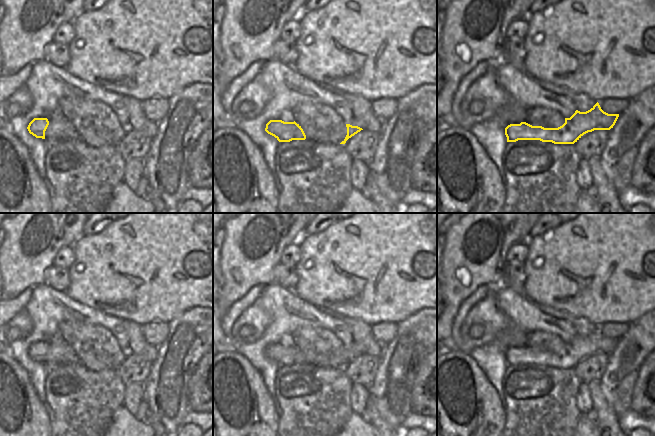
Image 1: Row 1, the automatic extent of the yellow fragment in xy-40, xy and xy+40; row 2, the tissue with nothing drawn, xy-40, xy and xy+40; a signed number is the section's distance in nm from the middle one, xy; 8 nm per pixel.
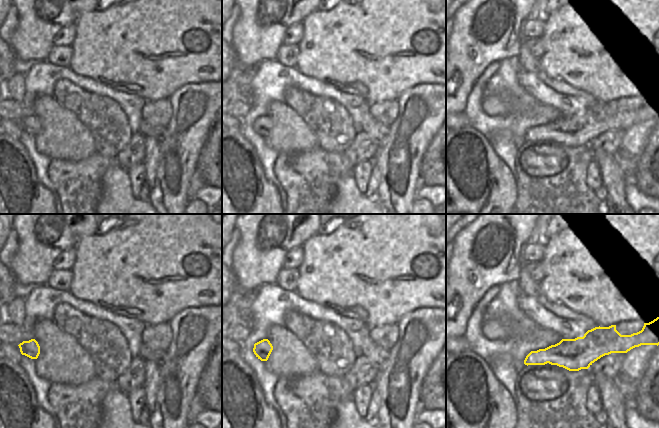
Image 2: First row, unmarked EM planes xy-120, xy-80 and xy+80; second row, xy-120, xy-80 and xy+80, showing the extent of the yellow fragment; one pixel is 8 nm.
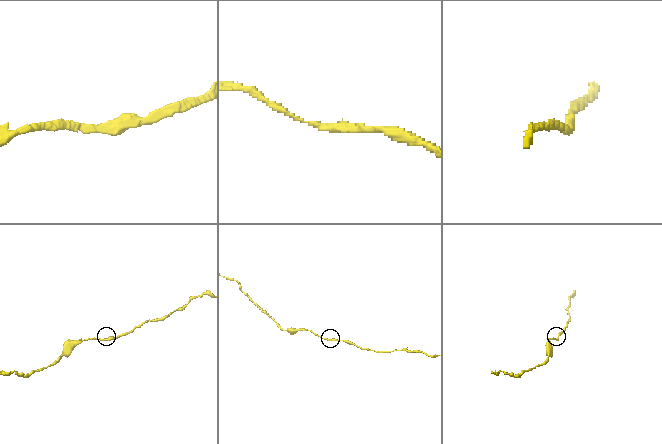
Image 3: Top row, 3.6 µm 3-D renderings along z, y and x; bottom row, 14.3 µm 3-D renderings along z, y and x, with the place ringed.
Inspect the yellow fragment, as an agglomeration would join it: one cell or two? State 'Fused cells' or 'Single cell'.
Single cell

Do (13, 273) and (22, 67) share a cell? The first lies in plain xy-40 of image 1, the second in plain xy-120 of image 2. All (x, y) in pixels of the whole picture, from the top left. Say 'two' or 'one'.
two

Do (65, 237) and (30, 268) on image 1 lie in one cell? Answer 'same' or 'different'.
same

